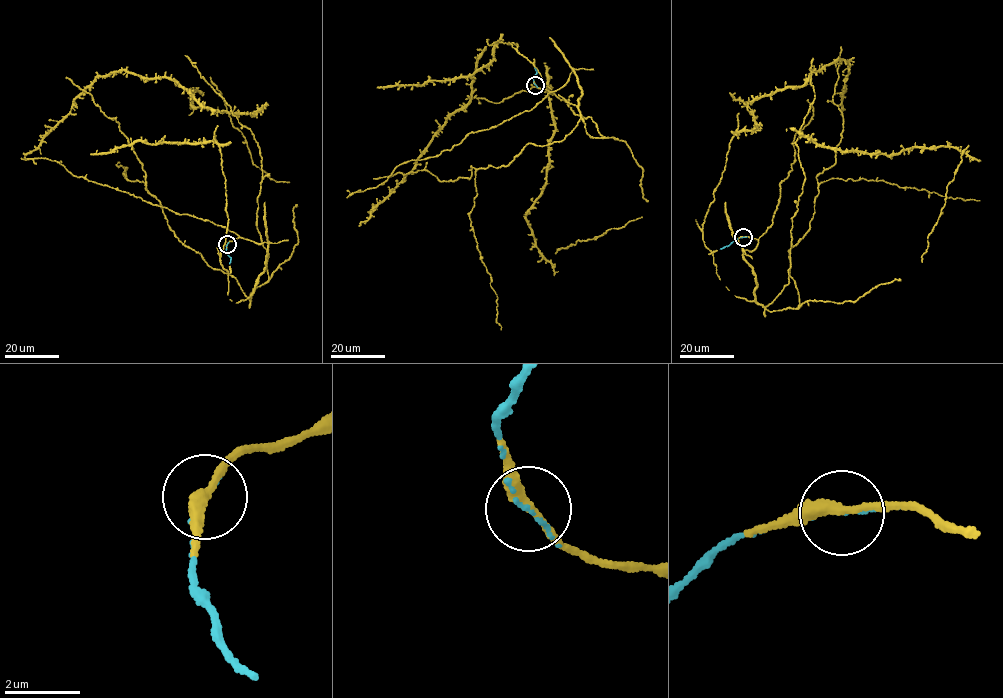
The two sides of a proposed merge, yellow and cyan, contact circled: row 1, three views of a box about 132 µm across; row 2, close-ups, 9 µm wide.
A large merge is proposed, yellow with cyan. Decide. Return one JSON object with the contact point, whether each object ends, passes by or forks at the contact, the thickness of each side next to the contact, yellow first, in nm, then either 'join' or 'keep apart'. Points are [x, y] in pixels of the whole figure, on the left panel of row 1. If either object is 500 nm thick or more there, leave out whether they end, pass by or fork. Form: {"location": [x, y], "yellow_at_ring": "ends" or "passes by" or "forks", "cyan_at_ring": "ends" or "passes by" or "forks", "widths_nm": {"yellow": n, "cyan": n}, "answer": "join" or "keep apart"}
{"location": [227, 244], "yellow_at_ring": "passes by", "cyan_at_ring": "ends", "widths_nm": {"yellow": 280, "cyan": 100}, "answer": "join"}

